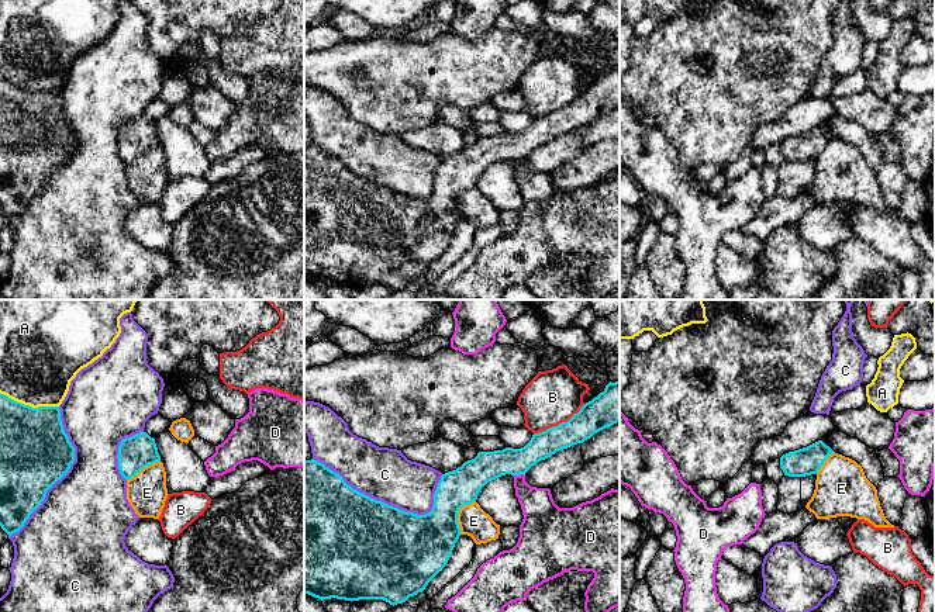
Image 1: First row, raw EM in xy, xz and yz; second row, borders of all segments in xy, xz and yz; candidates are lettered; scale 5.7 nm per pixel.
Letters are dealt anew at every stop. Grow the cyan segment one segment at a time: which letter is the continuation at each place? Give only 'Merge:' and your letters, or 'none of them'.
Merge: none of them

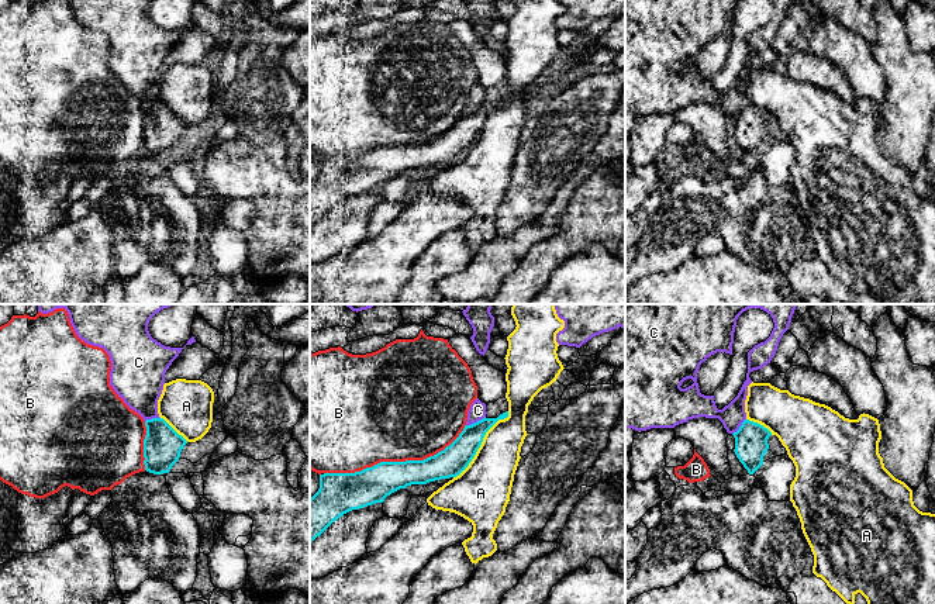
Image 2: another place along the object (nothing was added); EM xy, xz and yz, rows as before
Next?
Merge: none of them

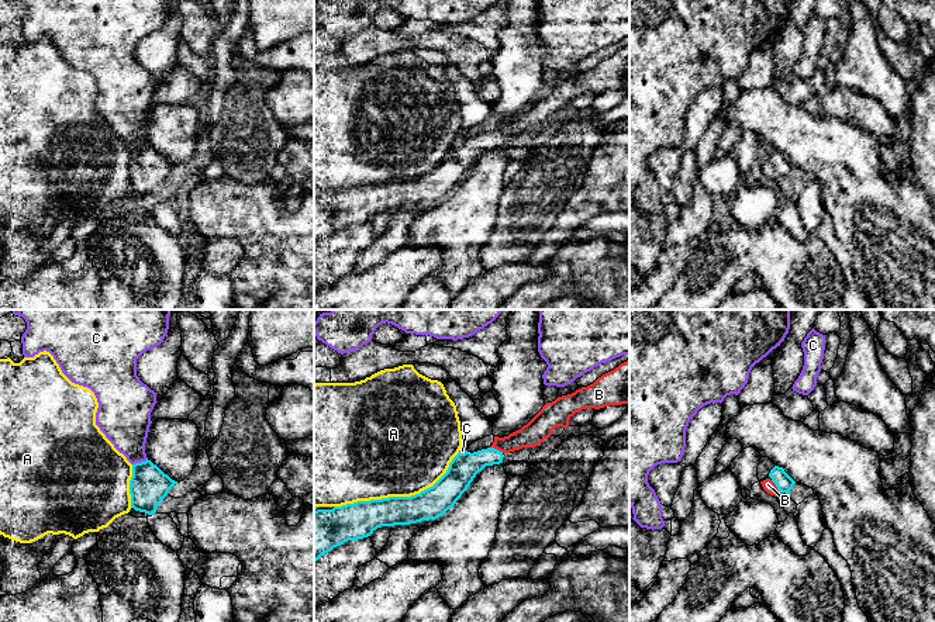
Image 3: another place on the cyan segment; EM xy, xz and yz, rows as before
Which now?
Merge: B

